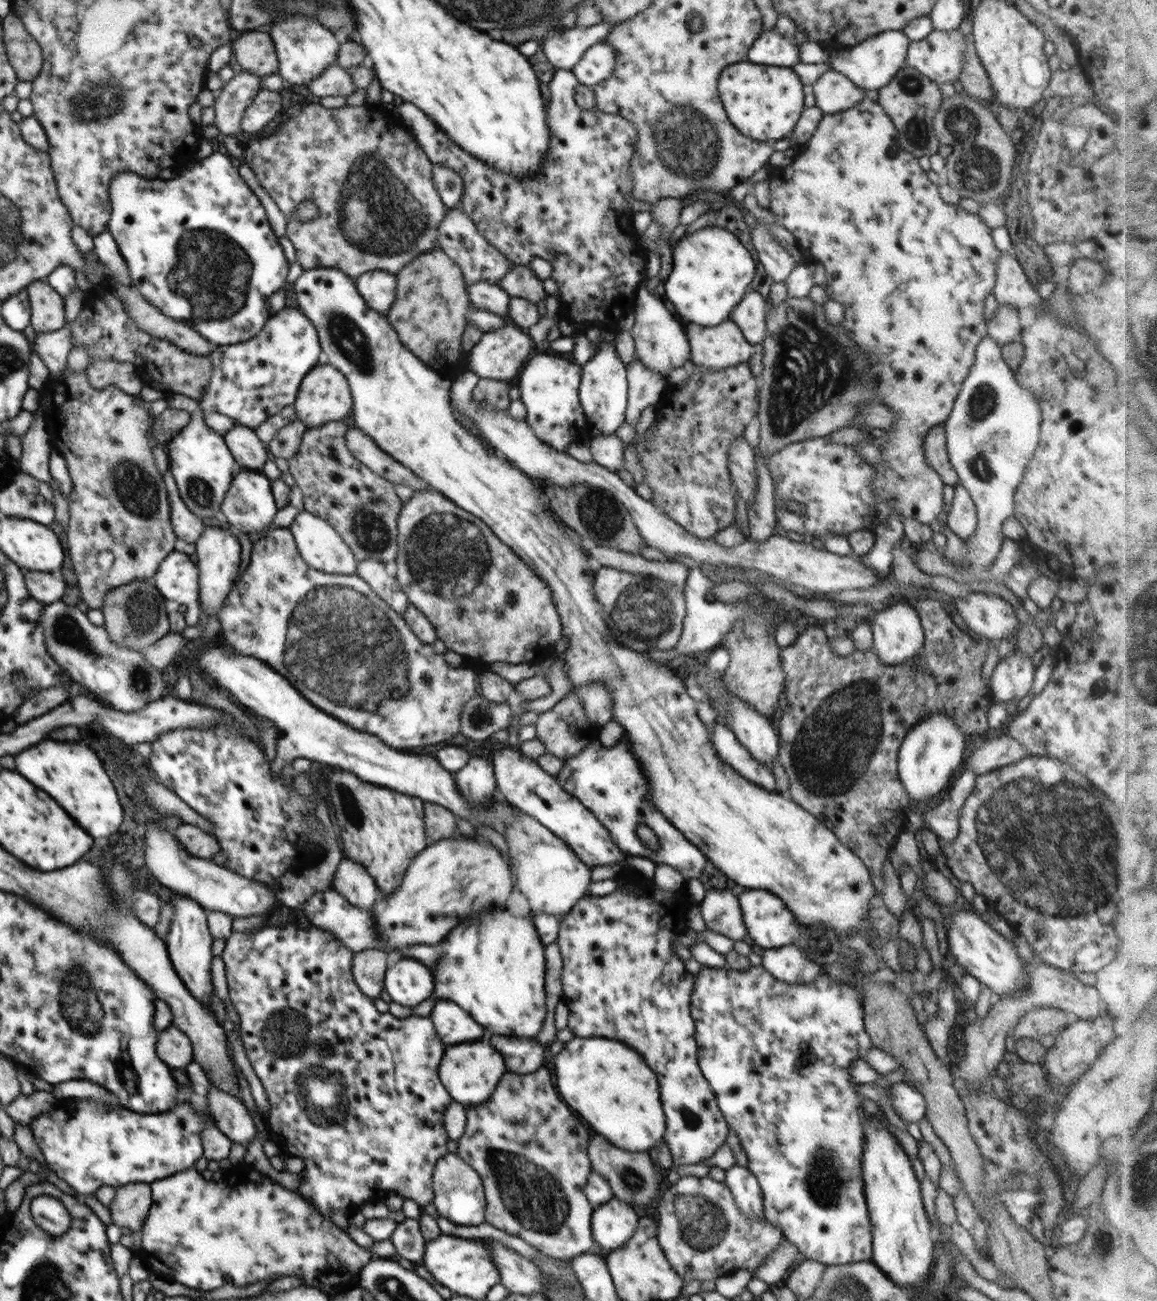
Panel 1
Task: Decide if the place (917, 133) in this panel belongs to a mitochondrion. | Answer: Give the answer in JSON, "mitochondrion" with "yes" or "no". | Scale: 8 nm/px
{"mitochondrion":"yes"}

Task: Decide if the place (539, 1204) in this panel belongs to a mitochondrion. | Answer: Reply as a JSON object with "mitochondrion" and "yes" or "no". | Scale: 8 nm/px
{"mitochondrion":"yes"}

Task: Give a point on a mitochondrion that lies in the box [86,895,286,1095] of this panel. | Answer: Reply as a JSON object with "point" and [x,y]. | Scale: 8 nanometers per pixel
{"point":[123,1067]}

